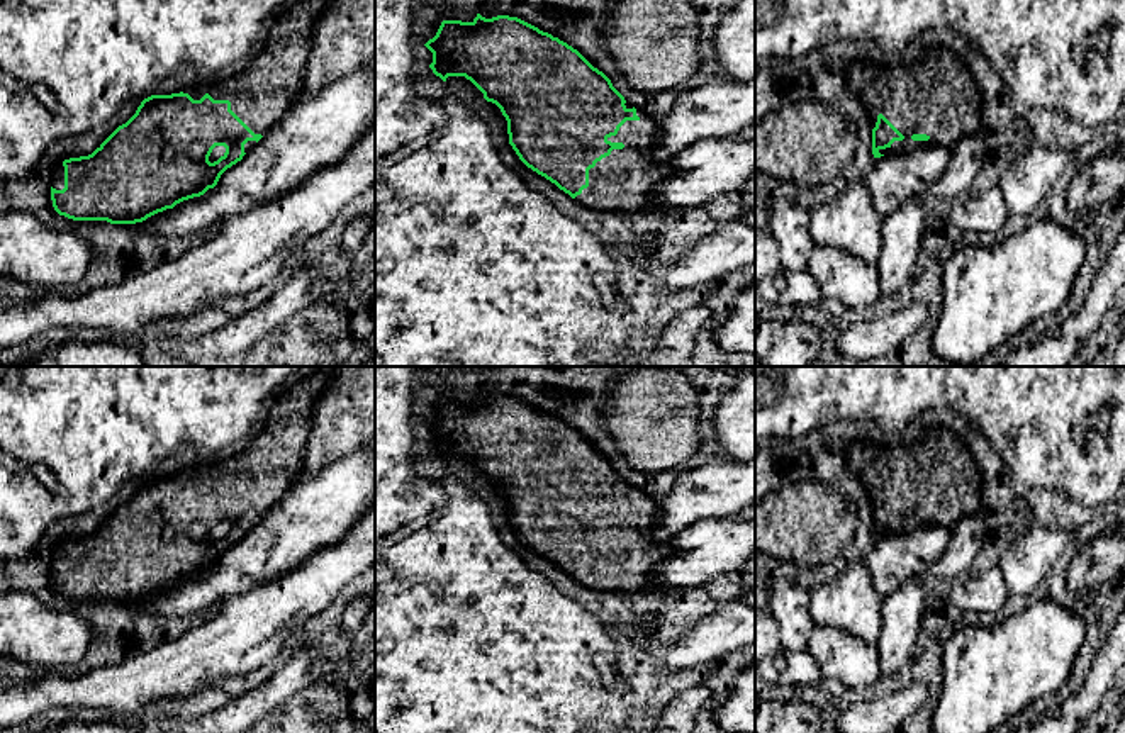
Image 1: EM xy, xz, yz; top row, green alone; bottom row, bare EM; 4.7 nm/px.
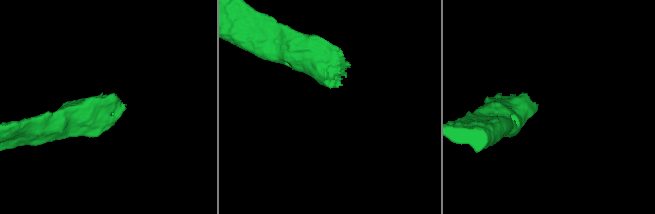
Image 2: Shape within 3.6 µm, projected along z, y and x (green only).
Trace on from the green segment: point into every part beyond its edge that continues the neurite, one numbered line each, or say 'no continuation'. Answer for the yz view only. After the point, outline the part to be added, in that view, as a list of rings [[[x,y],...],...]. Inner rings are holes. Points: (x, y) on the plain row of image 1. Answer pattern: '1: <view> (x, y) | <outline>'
1: yz (935, 474) | [[[925,424],[921,434],[891,438],[882,445],[855,439],[847,446],[845,456],[848,470],[867,492],[870,509],[882,494],[904,516],[879,529],[881,534],[906,534],[932,524],[952,531],[964,516],[979,512],[984,477],[969,445],[954,428]]]

